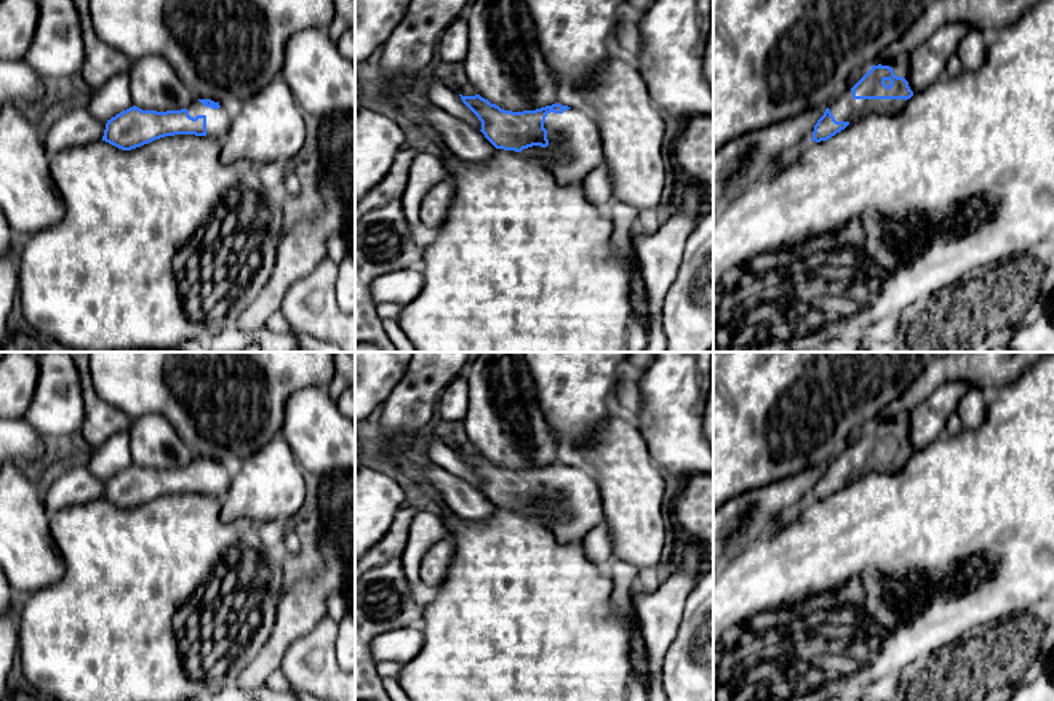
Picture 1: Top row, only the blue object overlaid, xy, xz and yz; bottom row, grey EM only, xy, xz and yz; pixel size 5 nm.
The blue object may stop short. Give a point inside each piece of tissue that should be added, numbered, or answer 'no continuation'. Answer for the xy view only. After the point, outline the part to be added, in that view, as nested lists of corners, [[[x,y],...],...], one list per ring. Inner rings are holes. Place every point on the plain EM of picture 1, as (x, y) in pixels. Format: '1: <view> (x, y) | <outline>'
1: xy (218, 480) | [[[194,459],[189,466],[189,474],[197,475],[197,474],[205,474],[206,475],[206,495],[213,495],[218,498],[222,498],[226,490],[230,485],[230,475],[226,474],[224,467],[211,467],[203,464],[200,459]]]

